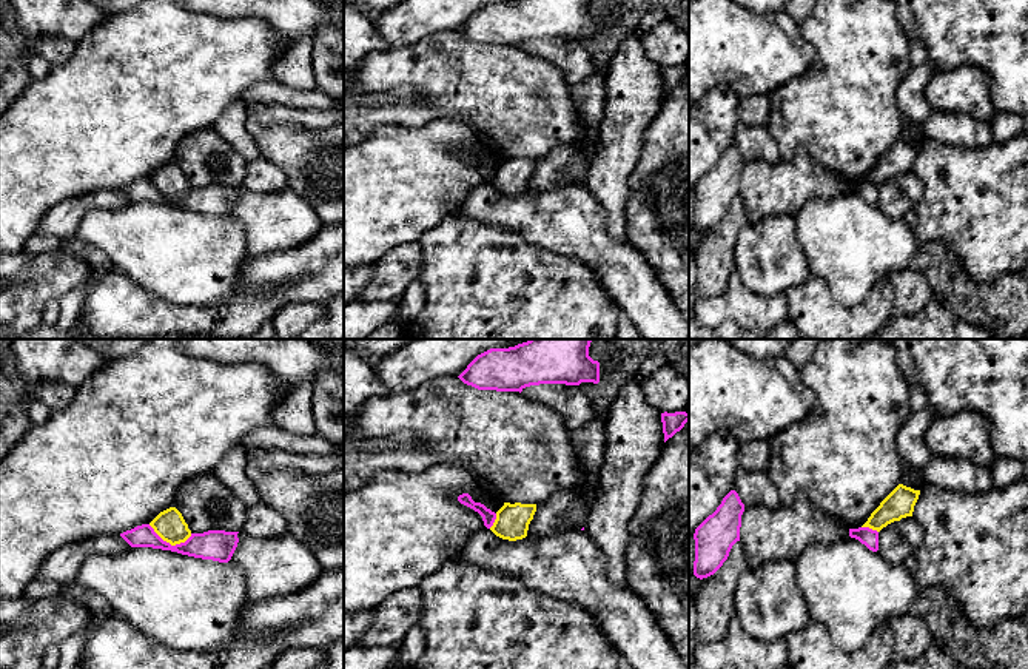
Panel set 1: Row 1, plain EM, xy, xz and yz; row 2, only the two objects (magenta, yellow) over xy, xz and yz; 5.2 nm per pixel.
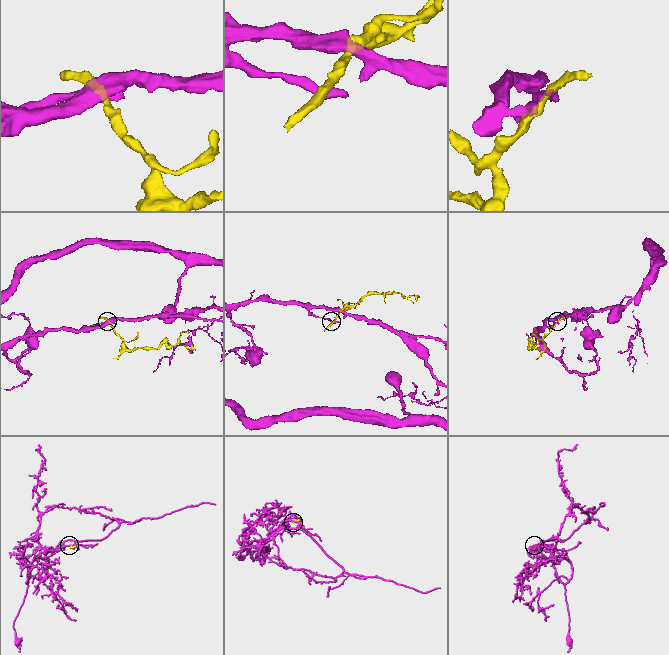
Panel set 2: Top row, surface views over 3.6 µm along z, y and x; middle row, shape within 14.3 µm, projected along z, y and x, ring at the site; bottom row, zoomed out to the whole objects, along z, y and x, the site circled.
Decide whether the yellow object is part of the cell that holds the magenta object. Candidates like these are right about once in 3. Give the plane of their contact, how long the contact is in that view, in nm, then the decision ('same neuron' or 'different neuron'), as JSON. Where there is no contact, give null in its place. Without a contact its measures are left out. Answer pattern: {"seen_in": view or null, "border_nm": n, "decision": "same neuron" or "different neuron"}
{"seen_in": "xy", "border_nm": 240, "decision": "different neuron"}

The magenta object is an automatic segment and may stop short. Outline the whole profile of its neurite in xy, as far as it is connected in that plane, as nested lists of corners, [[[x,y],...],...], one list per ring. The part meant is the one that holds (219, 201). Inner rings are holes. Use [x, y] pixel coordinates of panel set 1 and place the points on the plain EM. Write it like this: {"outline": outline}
{"outline": [[[149,179],[137,180],[120,188],[120,191],[131,202],[153,202],[171,205],[182,210],[228,217],[237,202],[239,187],[208,185],[203,188],[191,188],[191,191],[180,199],[171,200],[163,196]]]}

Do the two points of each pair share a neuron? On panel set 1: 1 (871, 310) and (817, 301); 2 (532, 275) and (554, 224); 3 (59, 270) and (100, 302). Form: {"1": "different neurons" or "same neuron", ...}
{"1": "same neuron", "2": "different neurons", "3": "different neurons"}

